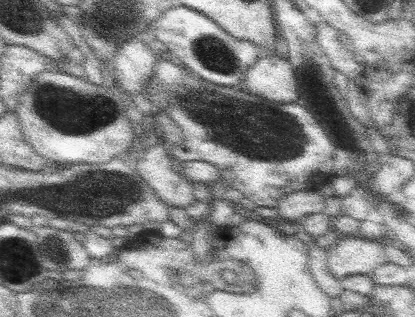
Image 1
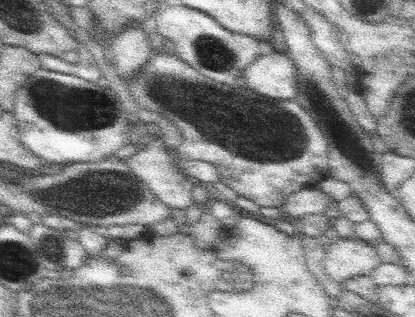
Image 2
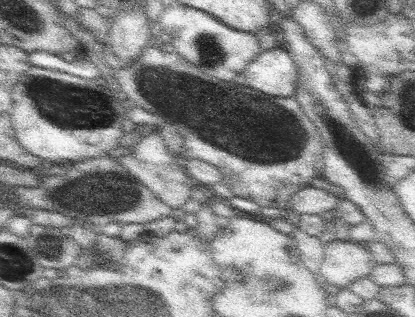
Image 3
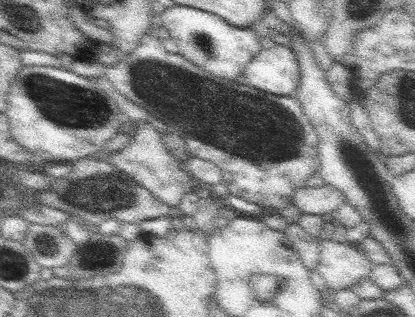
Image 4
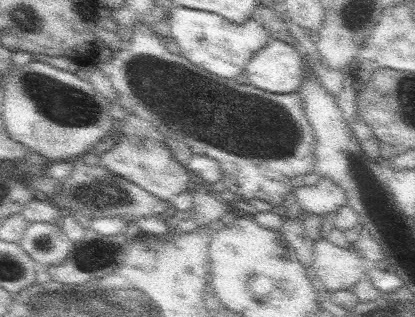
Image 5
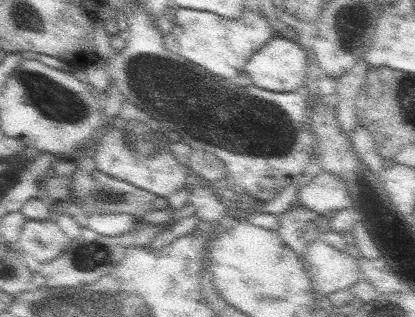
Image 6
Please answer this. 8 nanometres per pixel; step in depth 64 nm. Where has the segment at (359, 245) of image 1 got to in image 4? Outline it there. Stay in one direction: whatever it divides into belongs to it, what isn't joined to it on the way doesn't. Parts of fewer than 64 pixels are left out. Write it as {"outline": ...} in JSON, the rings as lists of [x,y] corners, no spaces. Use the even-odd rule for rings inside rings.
{"outline":[[[333,240],[319,242],[317,274],[327,282],[331,294],[355,286],[361,278],[369,278],[371,260],[365,252],[359,252],[355,244],[339,244]]]}

